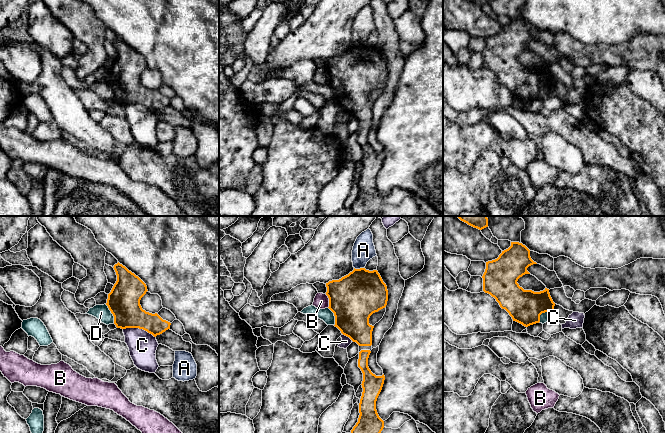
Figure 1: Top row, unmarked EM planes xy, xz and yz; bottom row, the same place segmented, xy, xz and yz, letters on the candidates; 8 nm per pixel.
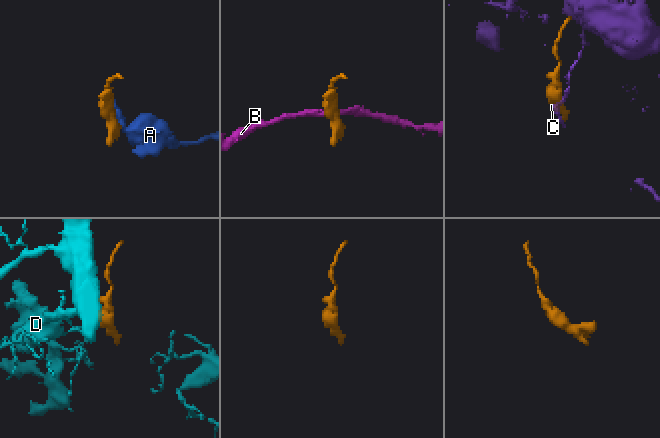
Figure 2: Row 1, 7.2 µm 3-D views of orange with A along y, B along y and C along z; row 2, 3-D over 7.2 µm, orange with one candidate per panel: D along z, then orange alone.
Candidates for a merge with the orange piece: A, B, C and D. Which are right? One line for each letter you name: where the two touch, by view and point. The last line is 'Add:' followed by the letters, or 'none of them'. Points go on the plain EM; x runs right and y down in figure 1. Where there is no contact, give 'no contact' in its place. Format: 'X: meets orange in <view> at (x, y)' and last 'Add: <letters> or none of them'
Add: none of them

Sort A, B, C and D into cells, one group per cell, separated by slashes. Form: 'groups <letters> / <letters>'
groups A / B / C / D

